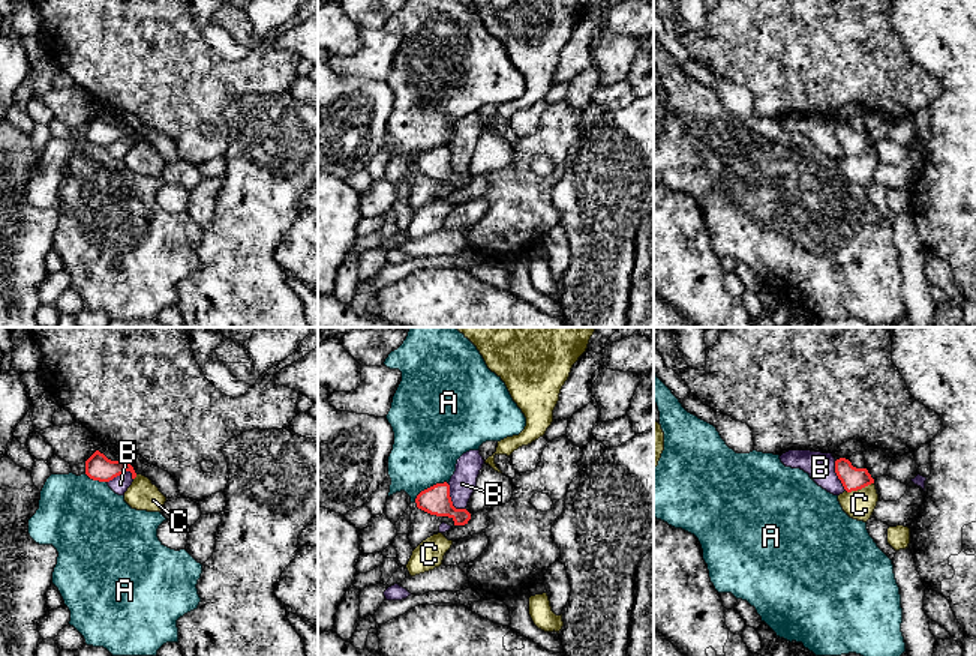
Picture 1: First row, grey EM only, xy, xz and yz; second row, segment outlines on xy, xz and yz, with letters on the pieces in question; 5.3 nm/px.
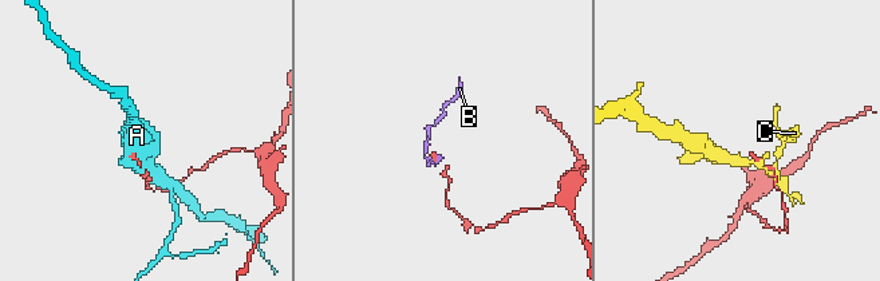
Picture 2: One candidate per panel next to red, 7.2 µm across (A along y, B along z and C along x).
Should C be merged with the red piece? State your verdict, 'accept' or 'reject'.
reject

